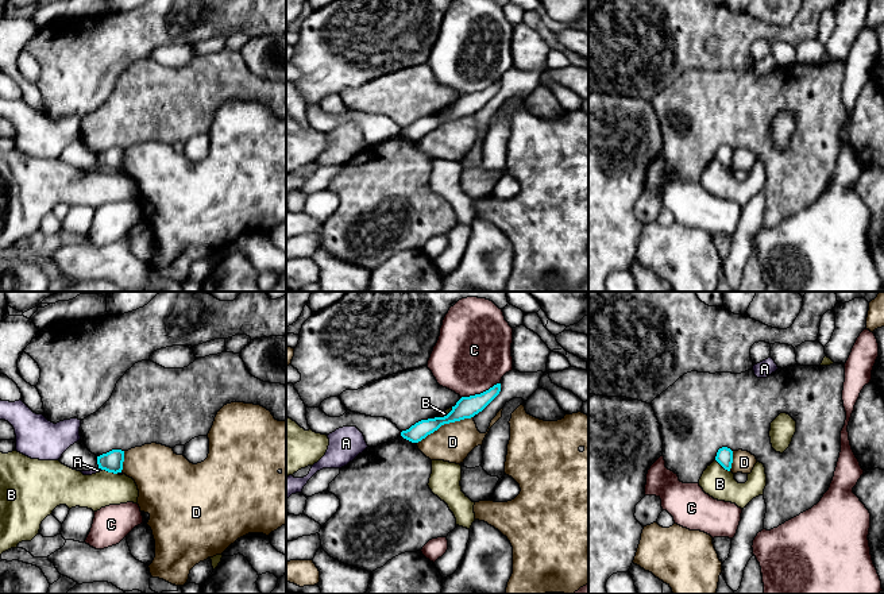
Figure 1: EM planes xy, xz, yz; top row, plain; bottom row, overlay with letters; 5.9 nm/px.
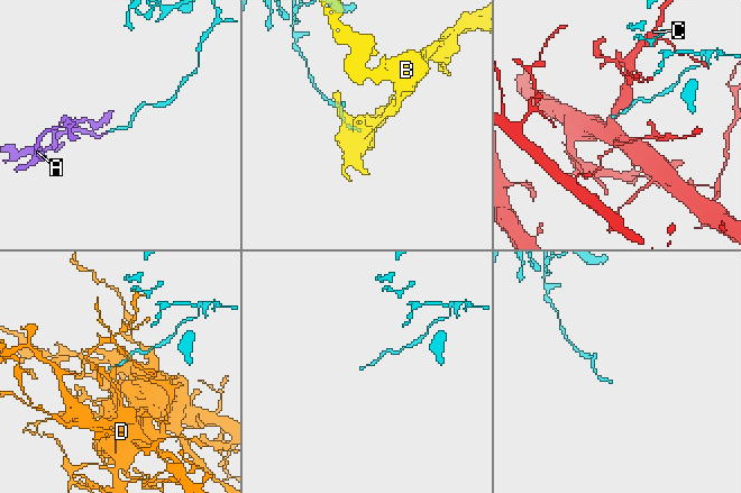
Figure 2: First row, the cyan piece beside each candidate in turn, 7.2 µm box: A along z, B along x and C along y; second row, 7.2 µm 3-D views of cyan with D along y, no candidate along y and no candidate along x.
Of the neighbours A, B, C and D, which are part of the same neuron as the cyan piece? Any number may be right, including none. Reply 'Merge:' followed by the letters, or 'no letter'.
Merge: no letter

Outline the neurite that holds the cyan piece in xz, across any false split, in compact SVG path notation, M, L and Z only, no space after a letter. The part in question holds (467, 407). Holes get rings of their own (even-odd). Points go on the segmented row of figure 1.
M497 383L480 394L462 397L447 416L421 420L409 429L402 431L401 436L412 443L418 443L444 424L474 417L482 412L499 392L501 383Z

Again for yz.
M722 447L718 450L715 460L727 471L731 468L733 463L733 451L727 447Z

